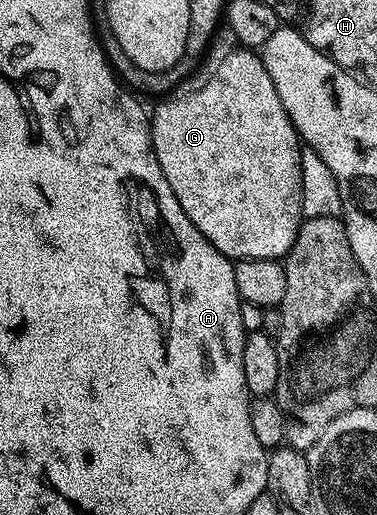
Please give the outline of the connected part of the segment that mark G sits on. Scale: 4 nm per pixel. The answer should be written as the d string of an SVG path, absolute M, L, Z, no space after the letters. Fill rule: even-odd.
M234 50L219 64L219 70L211 74L211 78L196 85L194 92L174 91L156 102L157 109L151 112L153 130L153 149L155 158L159 158L159 166L163 166L163 174L167 182L171 182L171 190L175 190L175 198L179 198L179 206L183 206L183 214L195 222L199 234L215 246L230 260L250 260L251 258L267 258L281 260L289 255L291 246L301 228L301 150L302 143L295 126L287 118L287 110L283 110L283 102L279 102L279 93L275 91L275 82L271 82L271 74L267 74L267 66L263 66L260 55L253 50Z

